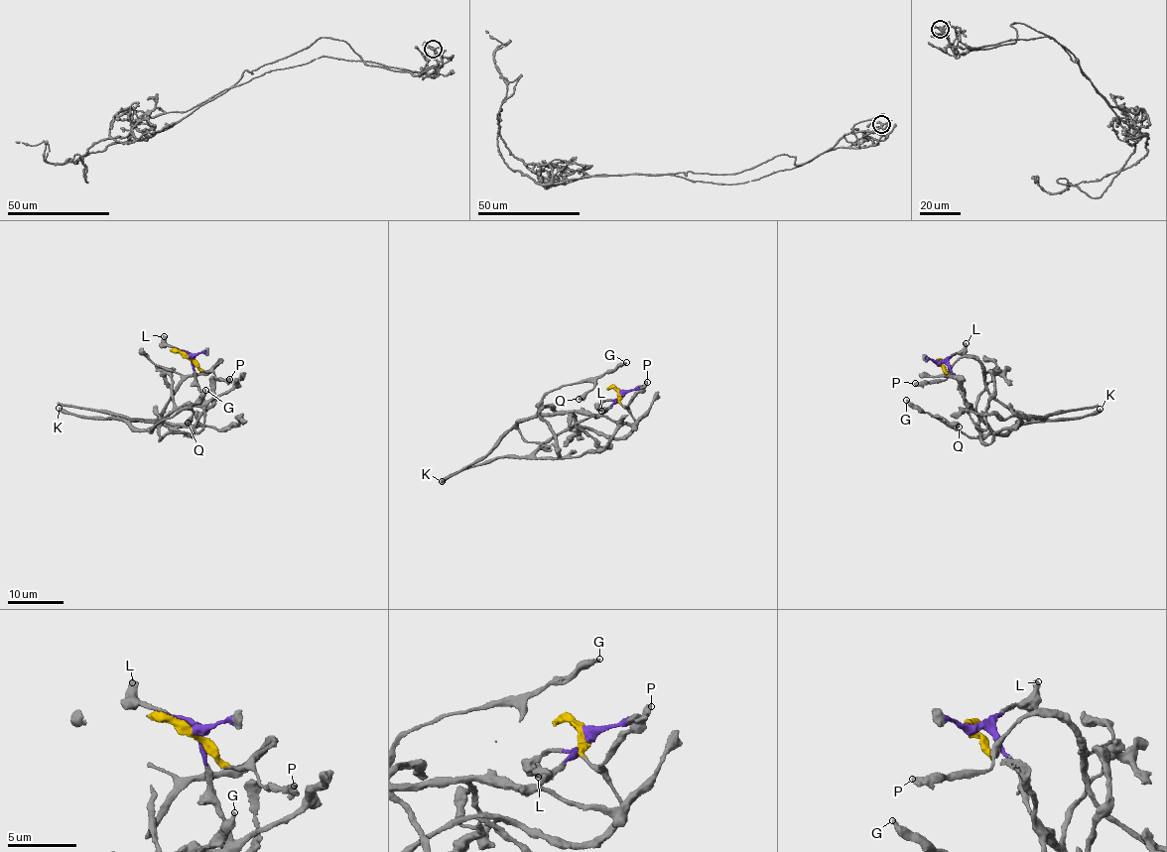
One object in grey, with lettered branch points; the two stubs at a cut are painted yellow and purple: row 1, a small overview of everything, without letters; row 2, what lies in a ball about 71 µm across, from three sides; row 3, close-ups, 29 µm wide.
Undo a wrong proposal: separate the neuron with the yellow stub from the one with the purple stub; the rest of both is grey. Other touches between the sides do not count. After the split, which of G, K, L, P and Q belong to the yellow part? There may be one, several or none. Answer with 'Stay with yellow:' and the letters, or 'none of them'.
Stay with yellow: P

